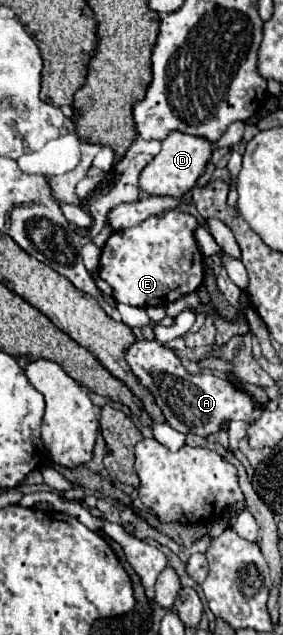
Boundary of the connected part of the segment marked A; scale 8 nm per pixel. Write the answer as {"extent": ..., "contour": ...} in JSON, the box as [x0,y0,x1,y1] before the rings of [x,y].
{"extent":[126,340,254,436],"contour":[[[136,340],[134,346],[130,346],[126,352],[126,360],[142,386],[154,394],[156,404],[166,416],[166,422],[182,434],[192,432],[198,436],[210,436],[220,430],[220,424],[224,420],[246,420],[254,410],[252,400],[246,396],[246,392],[216,374],[188,374],[180,358],[160,342]]]}

